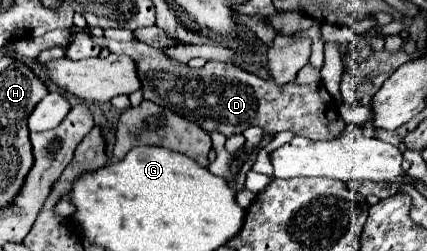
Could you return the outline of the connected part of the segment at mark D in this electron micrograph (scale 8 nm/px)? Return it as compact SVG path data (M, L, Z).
M129 41L127 49L113 45L113 53L127 53L135 65L141 81L143 97L167 107L175 113L181 113L187 119L199 123L205 131L219 129L225 135L241 133L249 125L265 129L265 135L275 135L279 131L291 131L313 141L329 141L343 133L345 121L339 115L339 105L333 99L333 119L329 119L331 95L323 83L295 85L287 83L277 87L271 81L265 81L253 73L247 73L231 63L207 61L201 69L191 69L185 63L171 59L161 49L153 49L139 41Z

